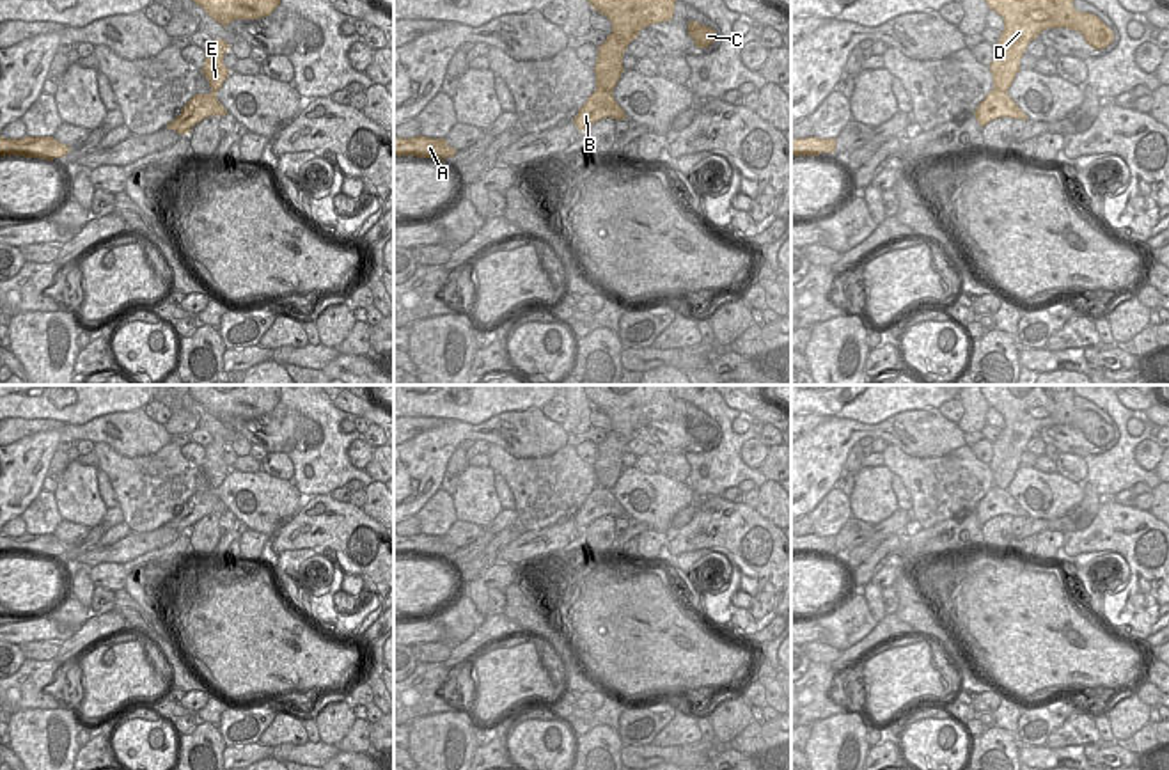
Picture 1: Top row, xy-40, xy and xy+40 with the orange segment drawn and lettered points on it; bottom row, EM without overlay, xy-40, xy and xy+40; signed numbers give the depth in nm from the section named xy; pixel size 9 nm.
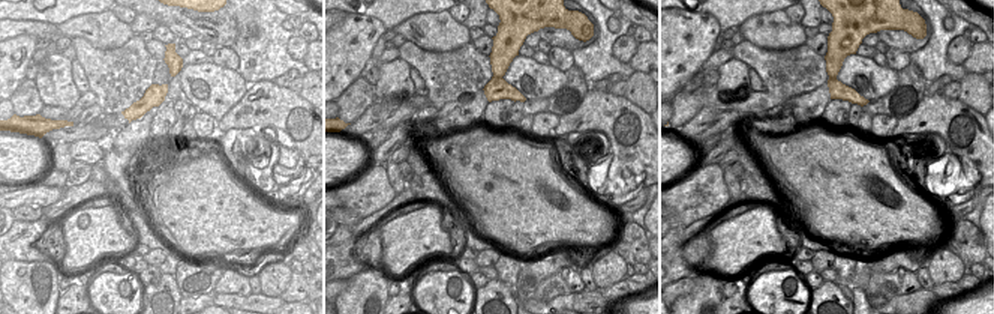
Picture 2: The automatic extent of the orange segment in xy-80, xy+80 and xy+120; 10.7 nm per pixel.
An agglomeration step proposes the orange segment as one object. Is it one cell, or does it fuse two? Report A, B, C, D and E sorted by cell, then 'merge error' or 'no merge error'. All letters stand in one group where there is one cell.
A B / C D E; merge error

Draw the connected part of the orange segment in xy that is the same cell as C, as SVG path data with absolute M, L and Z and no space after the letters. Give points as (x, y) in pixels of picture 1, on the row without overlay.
M688 419L688 431L697 445L708 445L717 436L717 429L699 419Z

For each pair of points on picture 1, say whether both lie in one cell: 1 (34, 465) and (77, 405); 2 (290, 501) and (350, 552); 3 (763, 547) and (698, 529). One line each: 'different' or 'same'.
1: different
2: different
3: same

